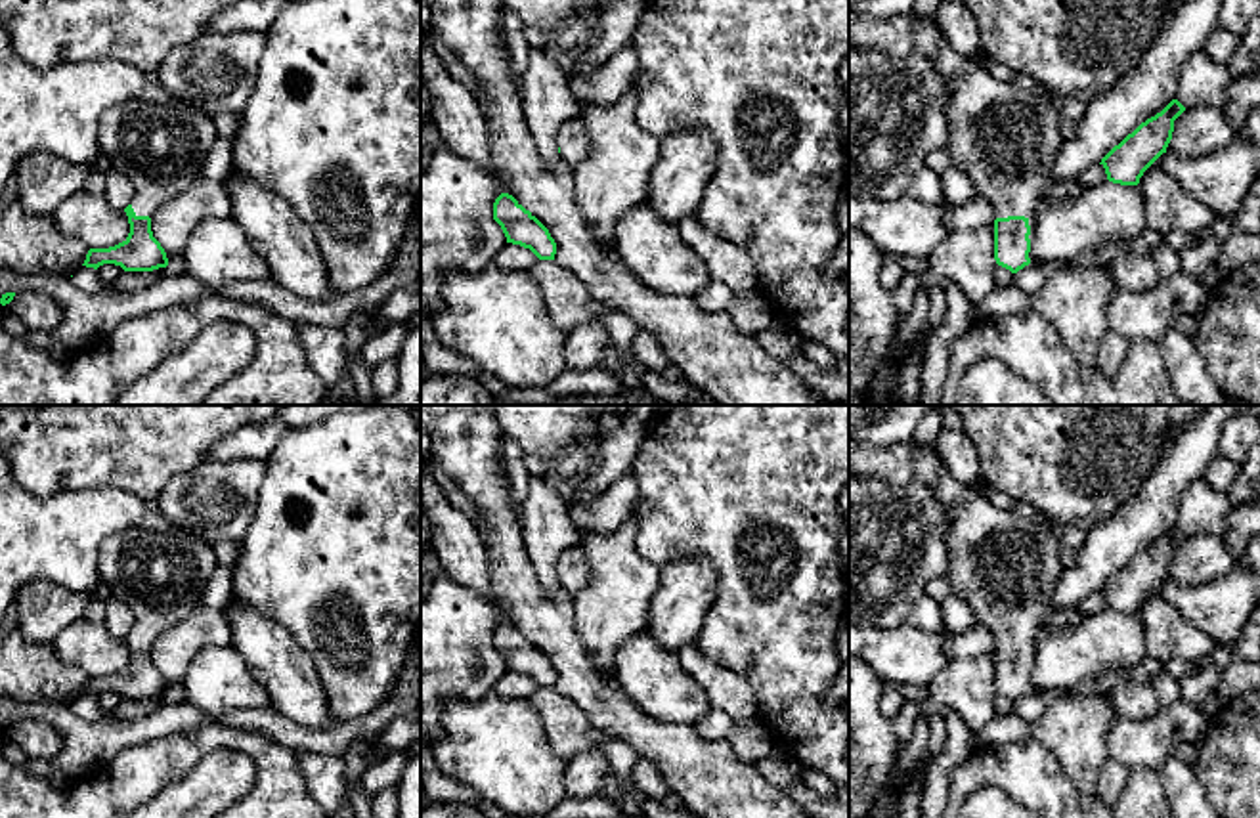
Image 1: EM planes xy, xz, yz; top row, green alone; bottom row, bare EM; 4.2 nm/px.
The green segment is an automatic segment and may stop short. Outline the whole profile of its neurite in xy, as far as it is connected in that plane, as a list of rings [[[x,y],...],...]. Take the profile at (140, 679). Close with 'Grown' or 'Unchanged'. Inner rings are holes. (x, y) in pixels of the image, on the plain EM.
[[[159,510],[107,537],[98,560],[101,581],[130,606],[134,625],[124,636],[128,665],[109,677],[90,677],[82,694],[103,692],[124,700],[153,700],[168,694],[153,665],[151,646],[176,621],[201,606],[203,591],[218,568],[212,545],[168,522]]]. Grown

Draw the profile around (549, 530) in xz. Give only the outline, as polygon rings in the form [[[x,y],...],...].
[[[530,476],[530,491],[522,506],[522,531],[539,583],[549,592],[556,592],[562,587],[556,571],[560,554],[583,541],[570,516],[570,506],[572,501],[547,485],[543,476]]]

